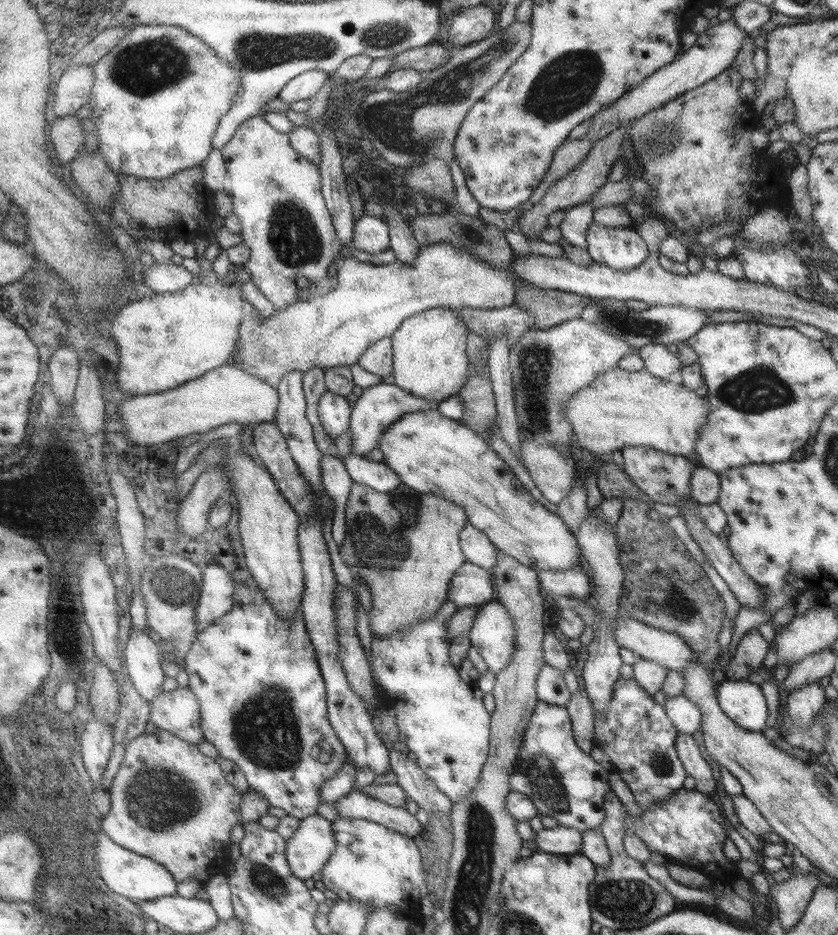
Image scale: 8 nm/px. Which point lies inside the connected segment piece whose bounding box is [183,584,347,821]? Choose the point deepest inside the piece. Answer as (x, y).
(262, 705)

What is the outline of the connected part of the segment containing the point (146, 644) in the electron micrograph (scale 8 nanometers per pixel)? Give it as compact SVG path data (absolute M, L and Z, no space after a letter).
M133 630L124 650L125 662L135 692L147 702L163 692L164 672L161 671L160 654L158 642L152 641L141 630Z

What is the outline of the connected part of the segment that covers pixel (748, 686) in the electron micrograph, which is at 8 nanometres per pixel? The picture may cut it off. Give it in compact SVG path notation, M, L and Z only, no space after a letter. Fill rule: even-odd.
M724 680L715 688L718 705L737 726L761 732L767 718L767 705L759 685L741 680Z

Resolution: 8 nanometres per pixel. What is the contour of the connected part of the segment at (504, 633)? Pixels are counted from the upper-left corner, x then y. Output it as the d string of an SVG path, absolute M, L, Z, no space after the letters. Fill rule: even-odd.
M491 600L480 605L468 638L489 672L496 675L507 666L514 651L515 637L513 622L499 601Z

